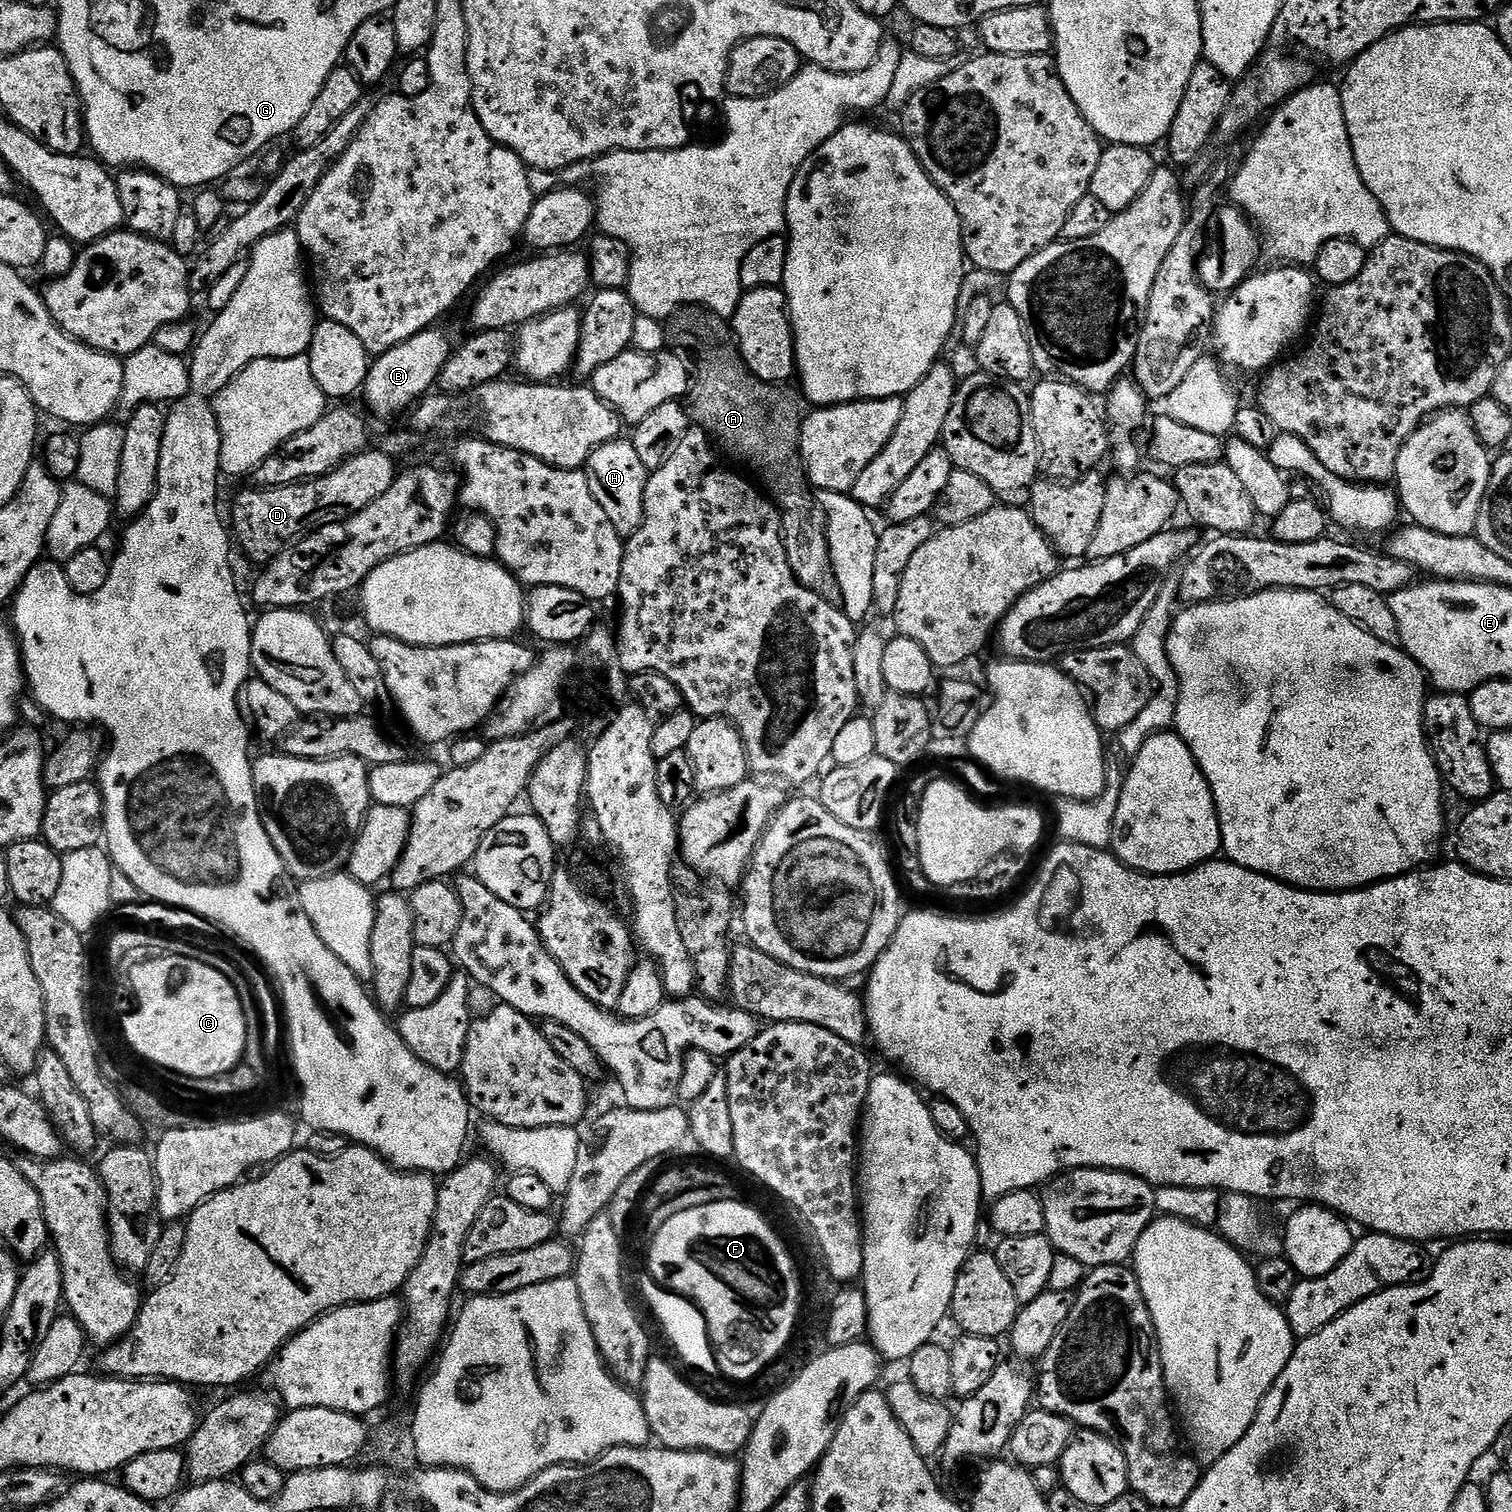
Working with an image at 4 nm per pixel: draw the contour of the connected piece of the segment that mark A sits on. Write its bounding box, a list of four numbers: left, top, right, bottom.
[666,308,842,609]

